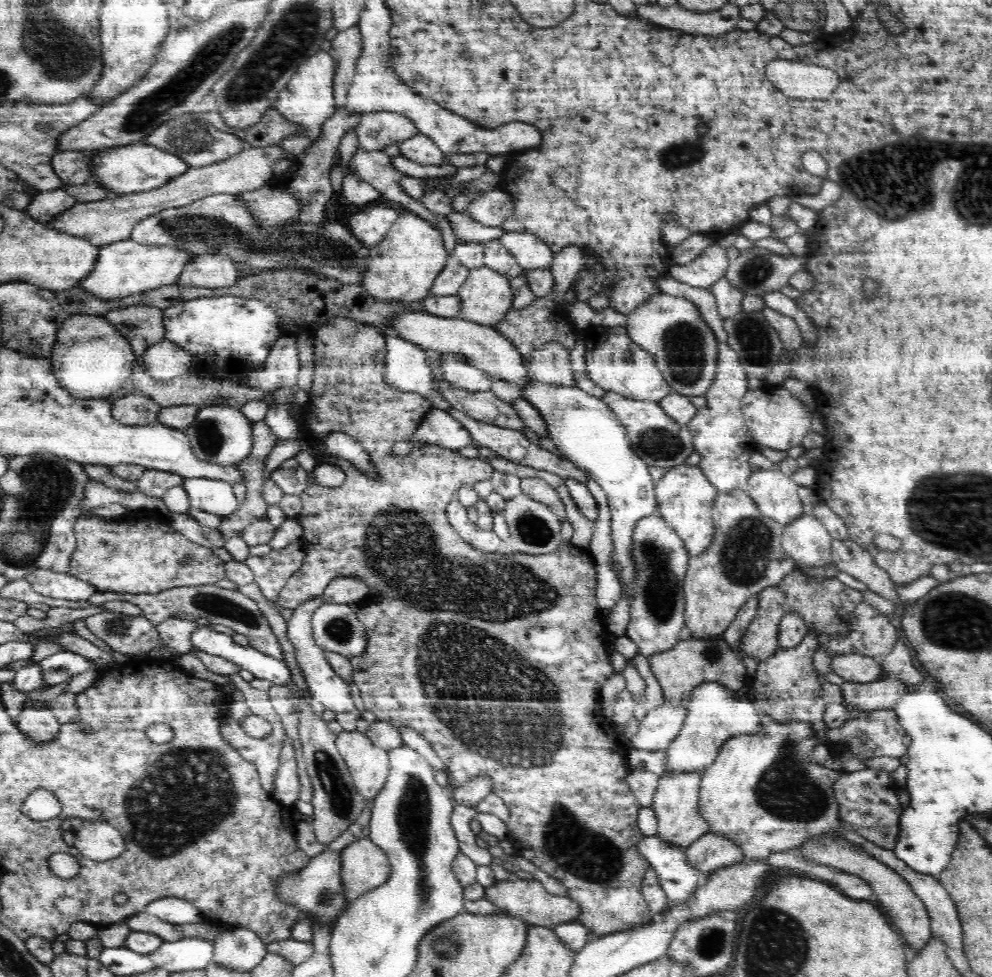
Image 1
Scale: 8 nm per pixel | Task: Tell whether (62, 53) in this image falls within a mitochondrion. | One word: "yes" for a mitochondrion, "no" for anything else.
yes

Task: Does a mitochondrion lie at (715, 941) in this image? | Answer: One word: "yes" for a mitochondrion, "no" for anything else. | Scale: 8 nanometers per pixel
yes

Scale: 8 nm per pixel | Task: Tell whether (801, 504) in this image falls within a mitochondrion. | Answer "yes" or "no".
no

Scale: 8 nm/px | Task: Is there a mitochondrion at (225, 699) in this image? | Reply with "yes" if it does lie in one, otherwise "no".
no

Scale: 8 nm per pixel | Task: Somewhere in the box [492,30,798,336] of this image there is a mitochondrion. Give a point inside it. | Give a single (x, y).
(681, 153)

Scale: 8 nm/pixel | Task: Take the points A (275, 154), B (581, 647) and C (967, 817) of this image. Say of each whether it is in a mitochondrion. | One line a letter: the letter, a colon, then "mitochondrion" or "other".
A: other
B: other
C: other

